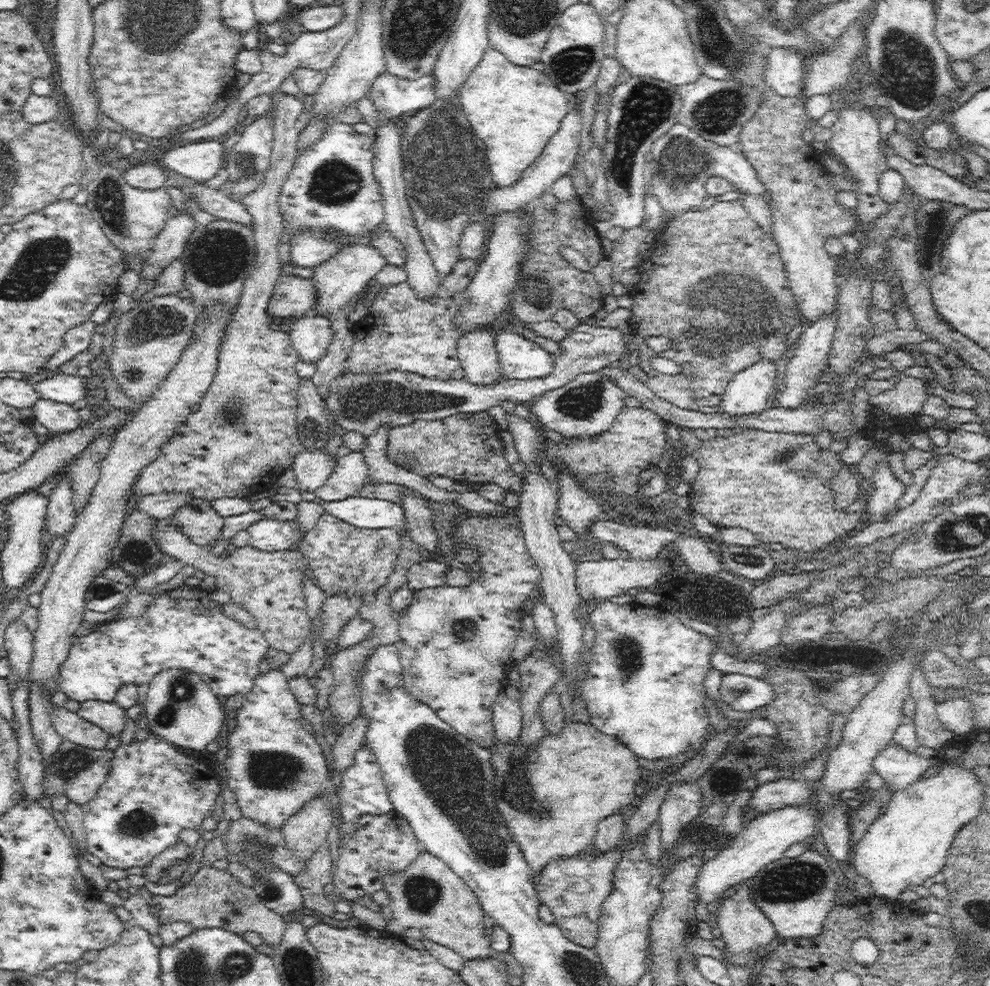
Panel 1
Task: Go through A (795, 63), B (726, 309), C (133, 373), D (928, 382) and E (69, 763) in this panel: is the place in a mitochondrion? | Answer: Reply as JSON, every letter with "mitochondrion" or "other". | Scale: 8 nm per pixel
{"A":"other","B":"mitochondrion","C":"mitochondrion","D":"other","E":"mitochondrion"}

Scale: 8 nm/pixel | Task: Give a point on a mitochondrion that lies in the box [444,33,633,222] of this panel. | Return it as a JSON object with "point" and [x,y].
{"point":[571,66]}

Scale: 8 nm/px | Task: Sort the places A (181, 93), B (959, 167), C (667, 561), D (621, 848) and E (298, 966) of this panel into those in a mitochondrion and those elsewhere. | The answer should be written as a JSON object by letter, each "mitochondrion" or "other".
{"A":"other","B":"other","C":"other","D":"other","E":"mitochondrion"}

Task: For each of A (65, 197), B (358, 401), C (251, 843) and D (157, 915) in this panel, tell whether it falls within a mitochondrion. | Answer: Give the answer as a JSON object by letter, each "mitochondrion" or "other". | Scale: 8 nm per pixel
{"A":"other","B":"mitochondrion","C":"mitochondrion","D":"other"}

